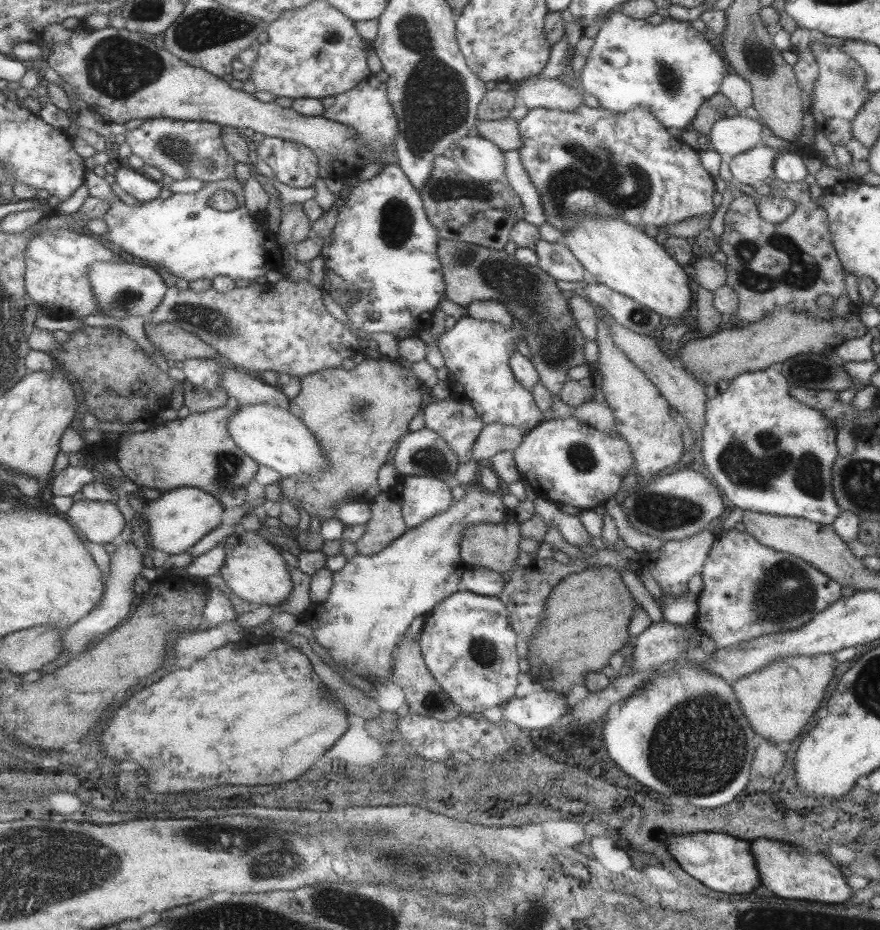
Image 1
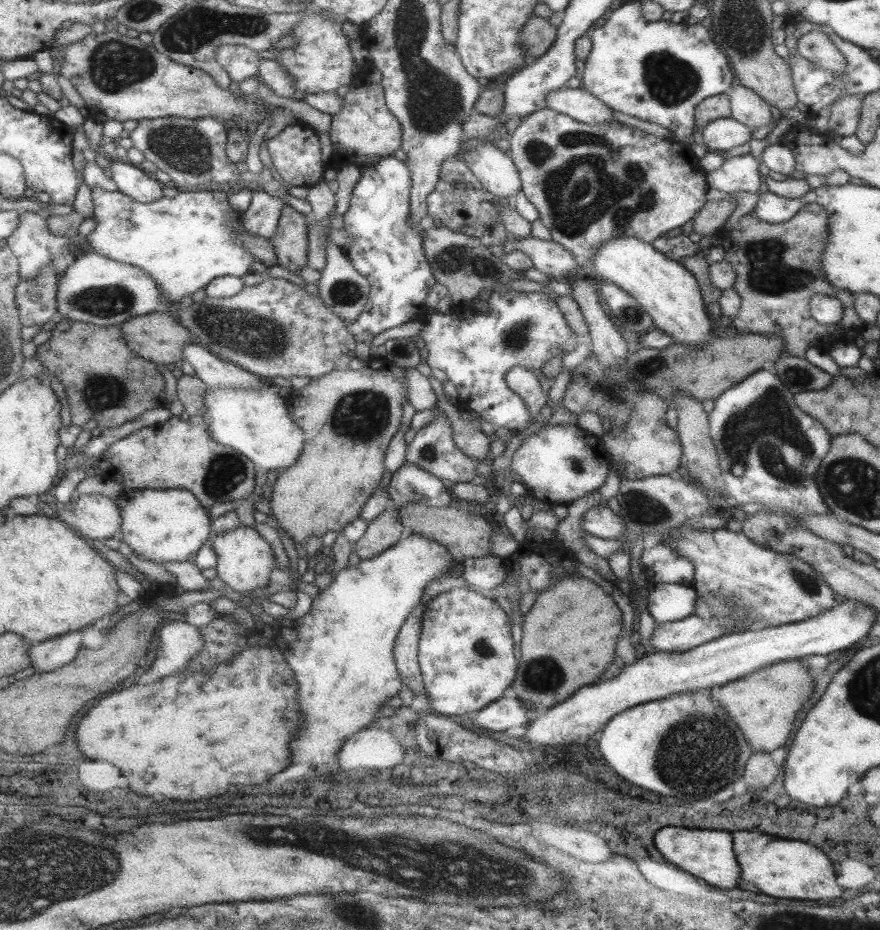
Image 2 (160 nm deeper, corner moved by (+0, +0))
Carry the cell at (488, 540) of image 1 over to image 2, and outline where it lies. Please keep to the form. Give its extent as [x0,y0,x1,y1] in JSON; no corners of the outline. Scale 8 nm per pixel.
[396,501,493,561]

